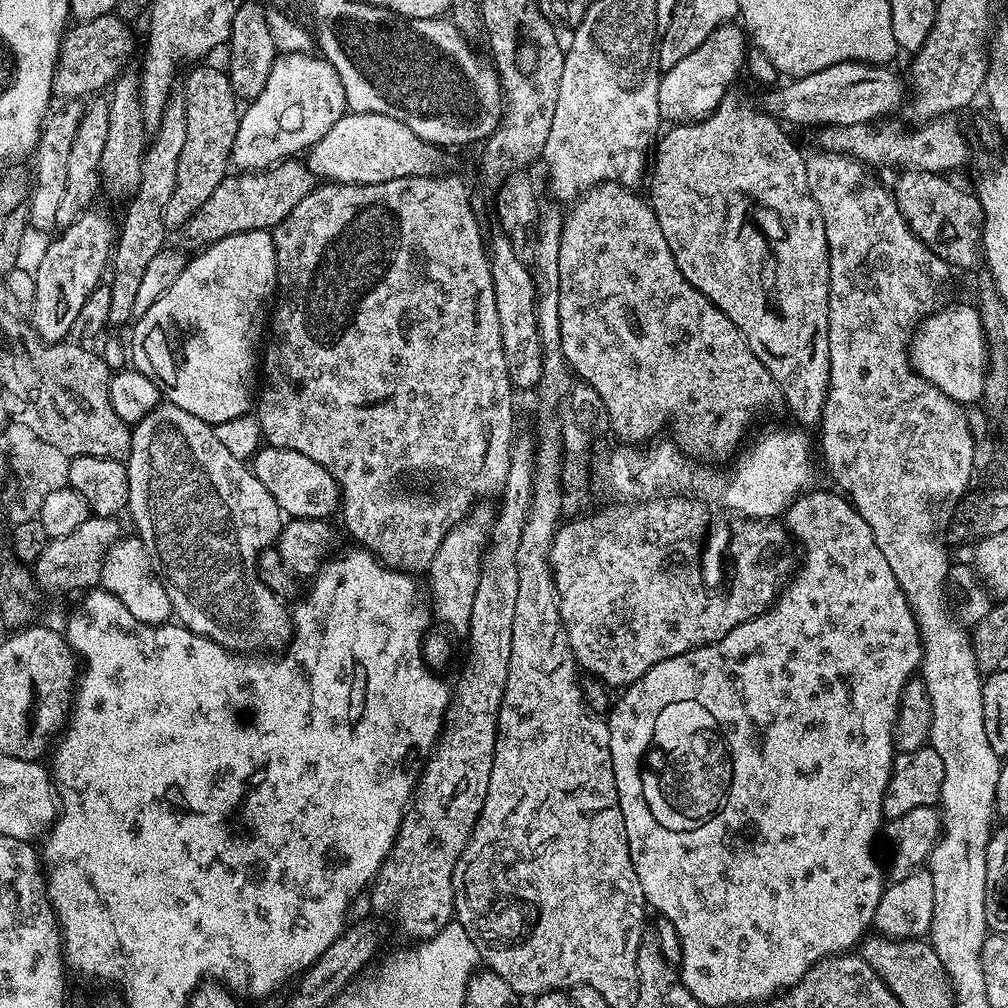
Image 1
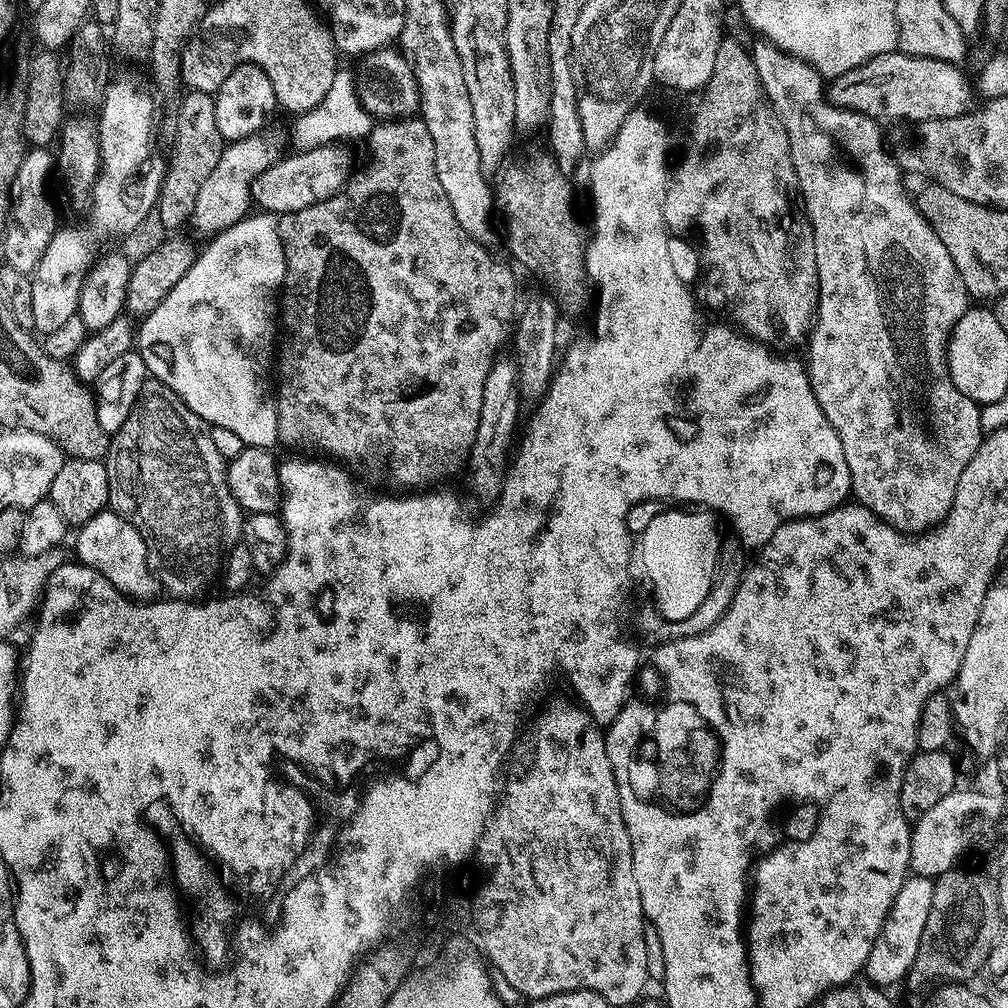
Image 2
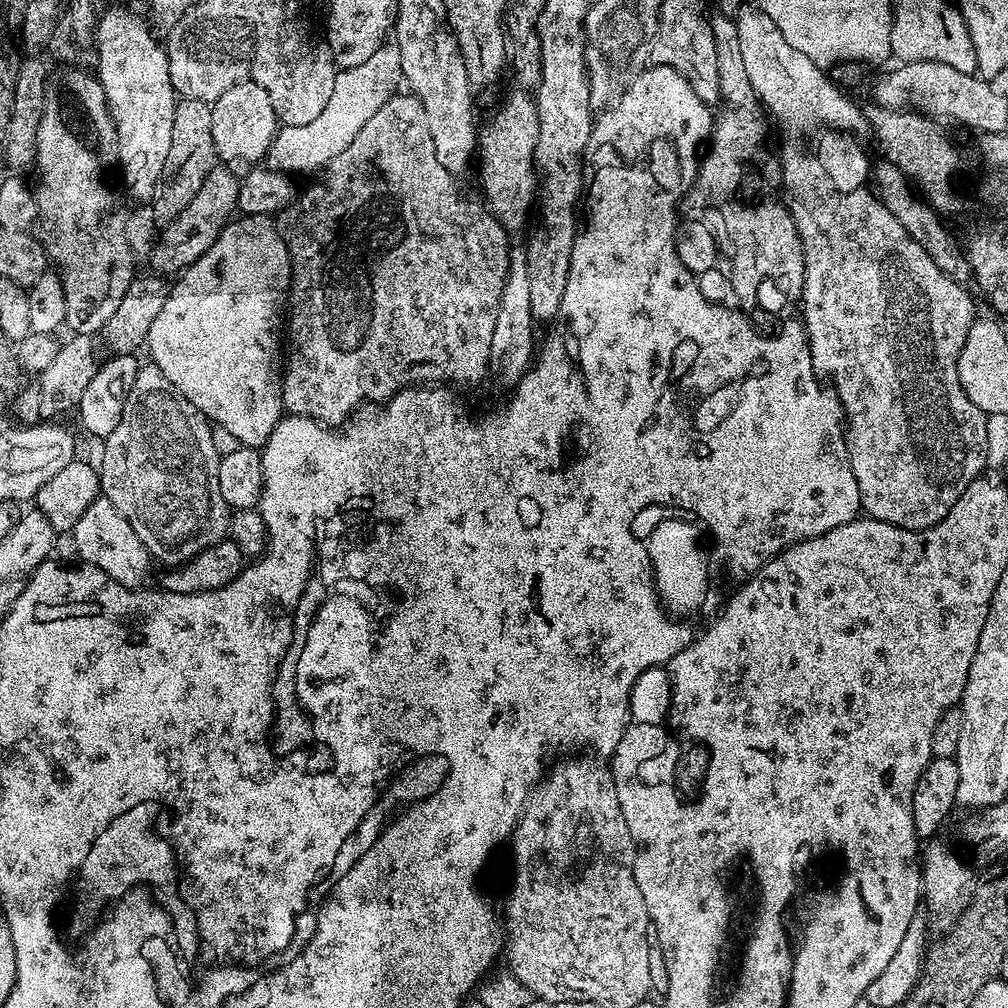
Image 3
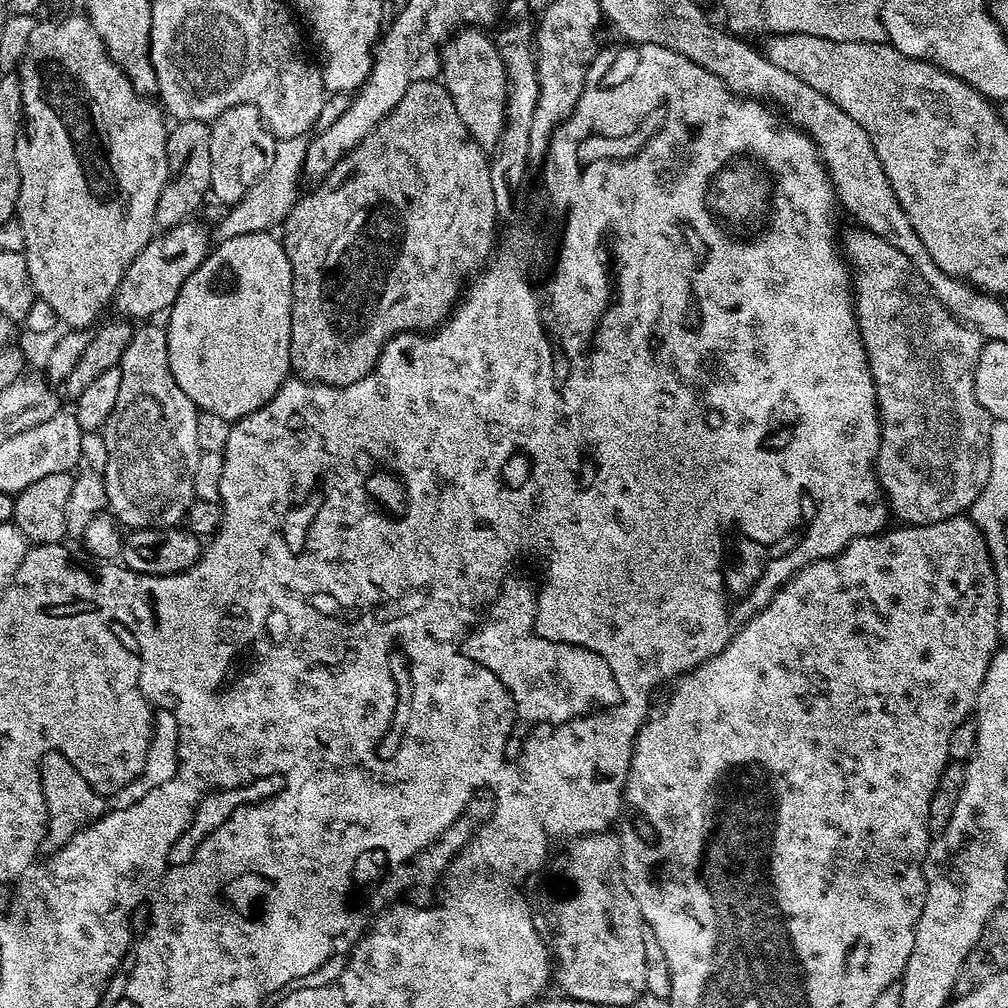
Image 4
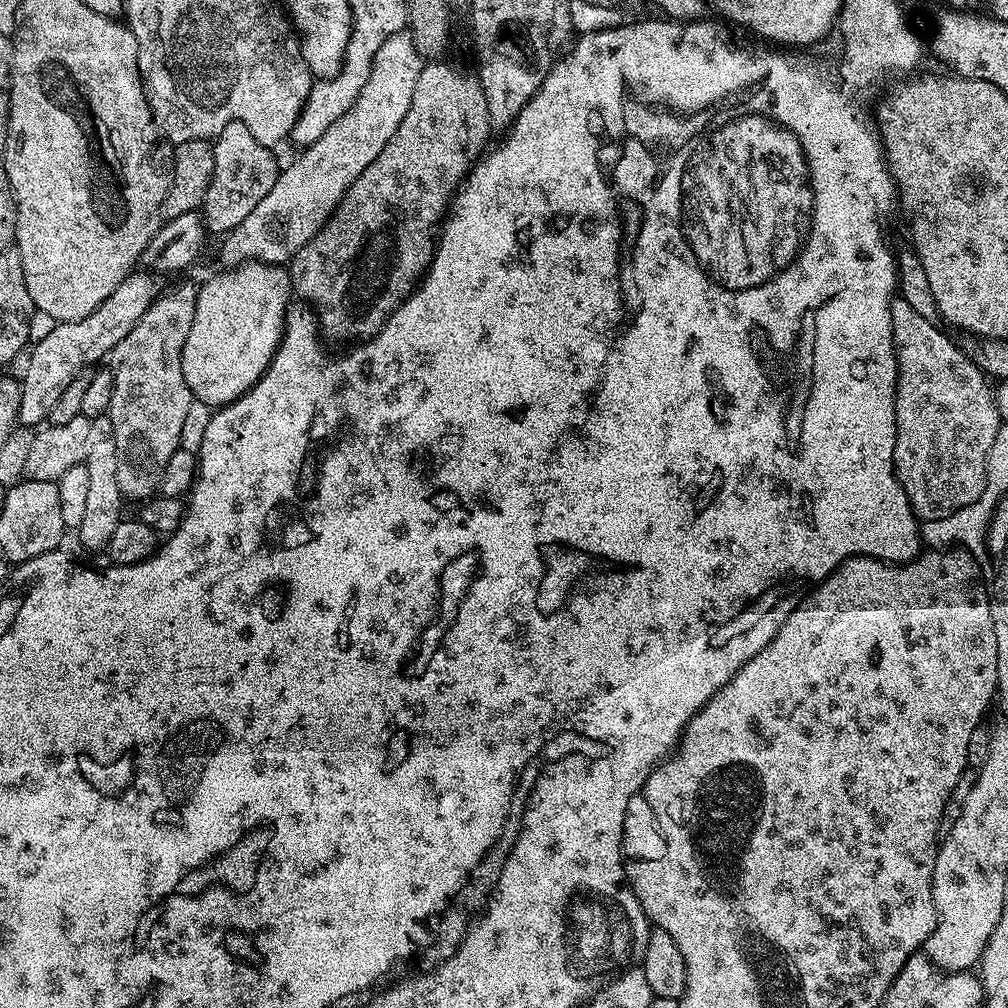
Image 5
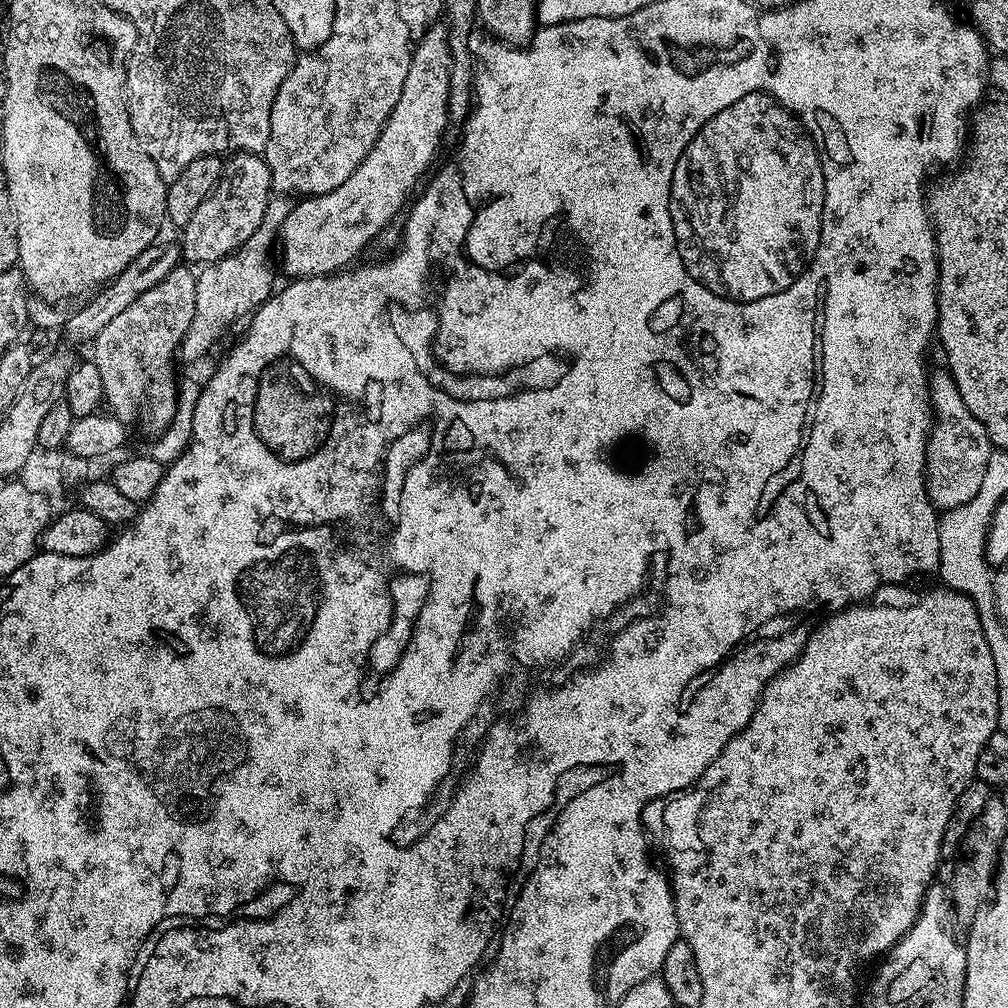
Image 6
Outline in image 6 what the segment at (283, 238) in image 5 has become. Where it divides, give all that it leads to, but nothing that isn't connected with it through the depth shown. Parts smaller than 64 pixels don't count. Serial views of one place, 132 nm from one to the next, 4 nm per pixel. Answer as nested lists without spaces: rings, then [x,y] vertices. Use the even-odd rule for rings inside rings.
[[[273,198],[268,202],[268,209],[266,210],[266,214],[262,218],[262,226],[258,226],[258,230],[254,230],[254,234],[250,237],[241,248],[239,248],[236,252],[230,253],[226,258],[222,258],[217,264],[206,264],[203,265],[199,269],[198,275],[196,277],[196,289],[194,290],[194,322],[190,322],[190,330],[186,330],[186,338],[182,338],[182,342],[180,343],[180,347],[178,349],[179,359],[184,360],[200,360],[204,355],[207,354],[208,351],[211,350],[212,344],[216,344],[220,340],[220,334],[223,332],[224,328],[228,327],[230,324],[234,323],[235,320],[243,321],[245,318],[251,317],[252,313],[256,311],[257,308],[260,307],[261,304],[266,303],[268,301],[268,297],[273,295],[274,287],[272,288],[272,283],[275,282],[276,276],[272,273],[272,264],[268,261],[268,251],[273,251],[274,245],[278,240],[278,233],[280,227],[282,226],[282,222],[288,217],[288,209],[290,207],[289,201],[284,198]]]

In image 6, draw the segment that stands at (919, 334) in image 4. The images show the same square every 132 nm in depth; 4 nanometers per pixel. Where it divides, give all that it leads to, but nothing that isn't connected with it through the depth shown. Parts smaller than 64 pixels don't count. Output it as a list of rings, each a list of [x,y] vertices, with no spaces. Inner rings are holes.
[[[947,370],[933,371],[928,381],[930,403],[932,405],[932,433],[928,435],[924,480],[928,484],[928,497],[937,510],[957,508],[978,490],[986,478],[988,463],[994,451],[992,439],[986,434],[986,426],[970,414],[970,406],[962,400],[962,394]]]

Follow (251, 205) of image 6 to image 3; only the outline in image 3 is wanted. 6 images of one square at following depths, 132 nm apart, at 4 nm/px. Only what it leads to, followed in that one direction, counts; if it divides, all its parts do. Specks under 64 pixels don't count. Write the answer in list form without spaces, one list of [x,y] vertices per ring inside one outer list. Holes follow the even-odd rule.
[[[244,81],[230,86],[225,94],[213,101],[211,125],[216,155],[221,161],[245,160],[246,165],[252,166],[265,159],[280,123],[266,90],[257,83]]]

